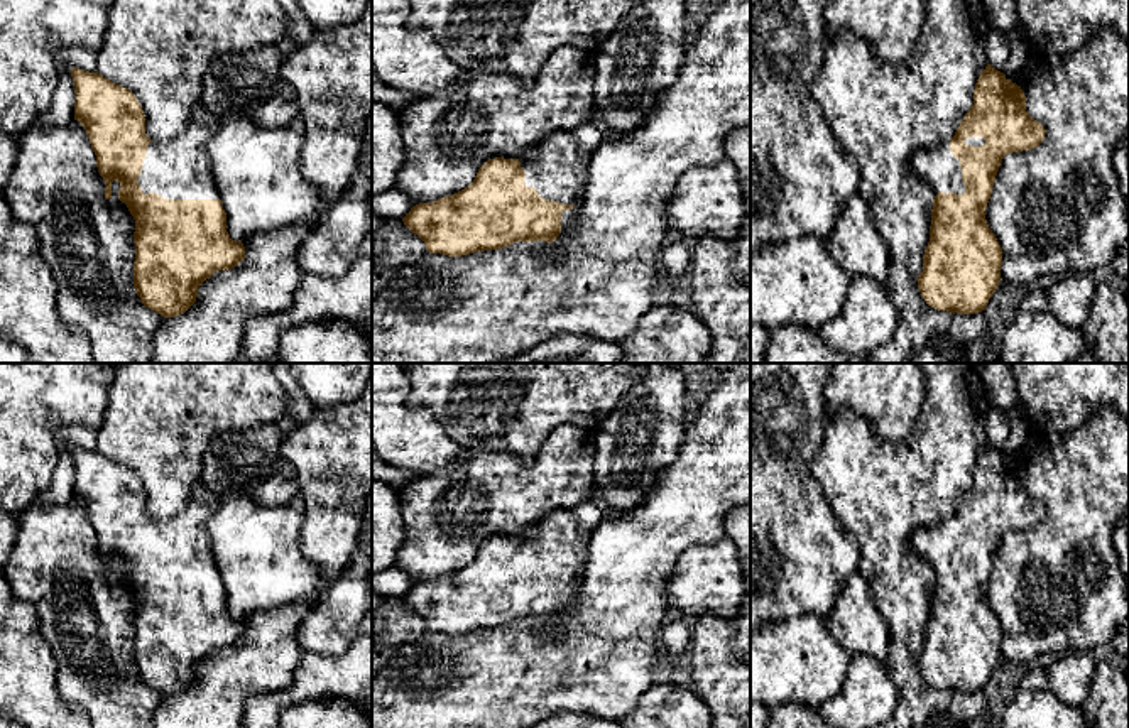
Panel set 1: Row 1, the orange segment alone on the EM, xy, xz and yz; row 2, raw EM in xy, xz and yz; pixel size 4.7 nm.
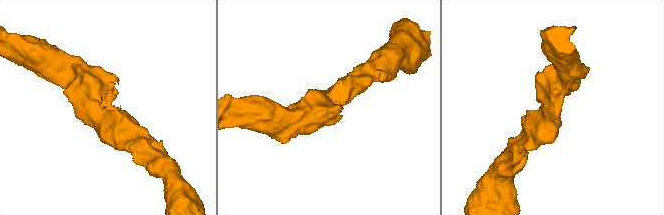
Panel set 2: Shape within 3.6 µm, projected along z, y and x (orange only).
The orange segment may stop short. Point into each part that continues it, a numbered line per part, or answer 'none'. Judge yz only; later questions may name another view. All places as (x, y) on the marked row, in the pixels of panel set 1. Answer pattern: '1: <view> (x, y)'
1: yz (935, 166)

